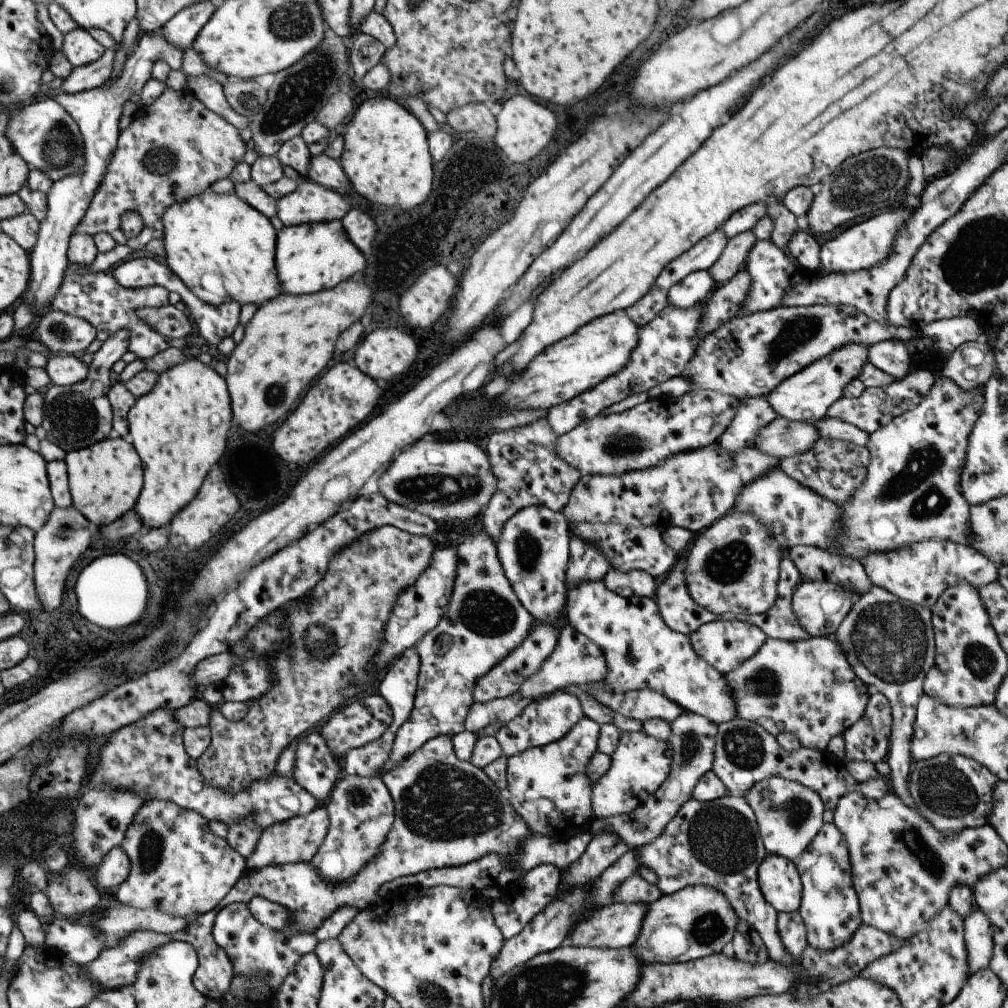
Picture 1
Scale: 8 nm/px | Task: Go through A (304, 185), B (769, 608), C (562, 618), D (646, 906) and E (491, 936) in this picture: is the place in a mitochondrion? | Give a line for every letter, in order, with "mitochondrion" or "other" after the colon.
A: other
B: other
C: other
D: other
E: other

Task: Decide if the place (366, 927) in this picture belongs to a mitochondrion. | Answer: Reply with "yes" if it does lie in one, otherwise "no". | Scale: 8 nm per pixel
no

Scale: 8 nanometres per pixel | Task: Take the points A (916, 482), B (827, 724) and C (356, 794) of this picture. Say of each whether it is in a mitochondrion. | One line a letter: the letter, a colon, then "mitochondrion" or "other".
A: mitochondrion
B: other
C: mitochondrion

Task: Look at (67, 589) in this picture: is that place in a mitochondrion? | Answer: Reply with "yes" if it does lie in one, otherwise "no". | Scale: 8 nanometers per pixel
no

